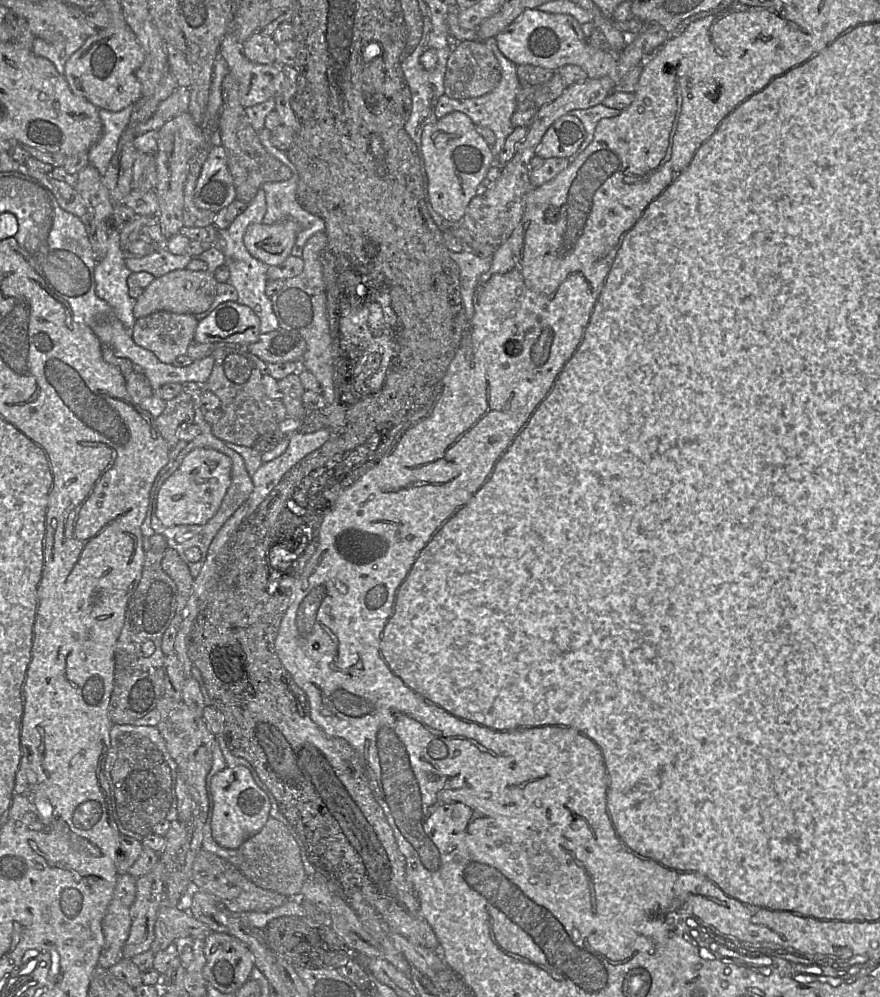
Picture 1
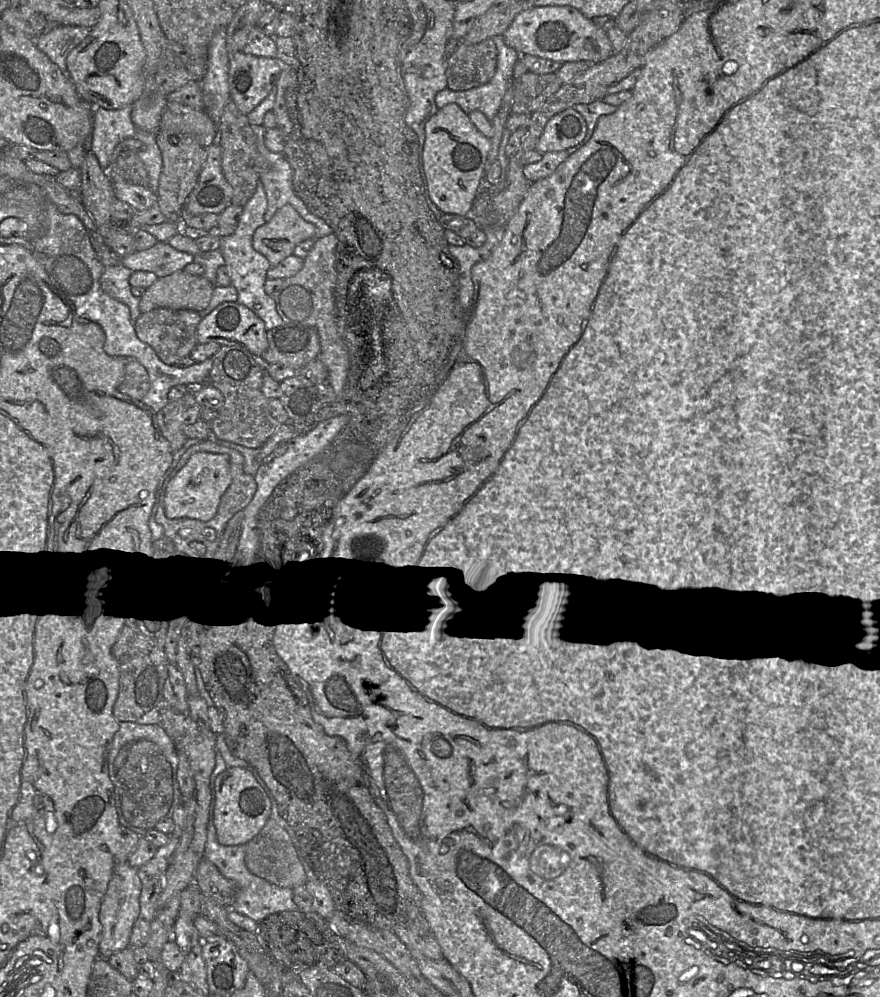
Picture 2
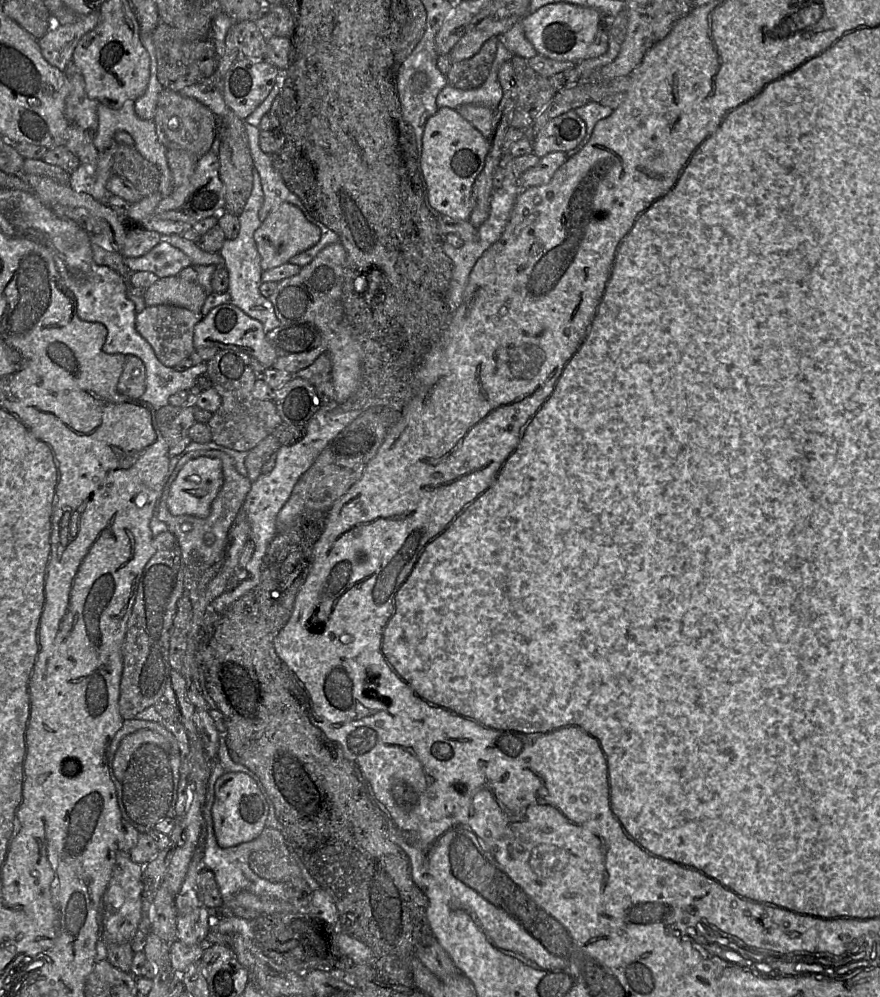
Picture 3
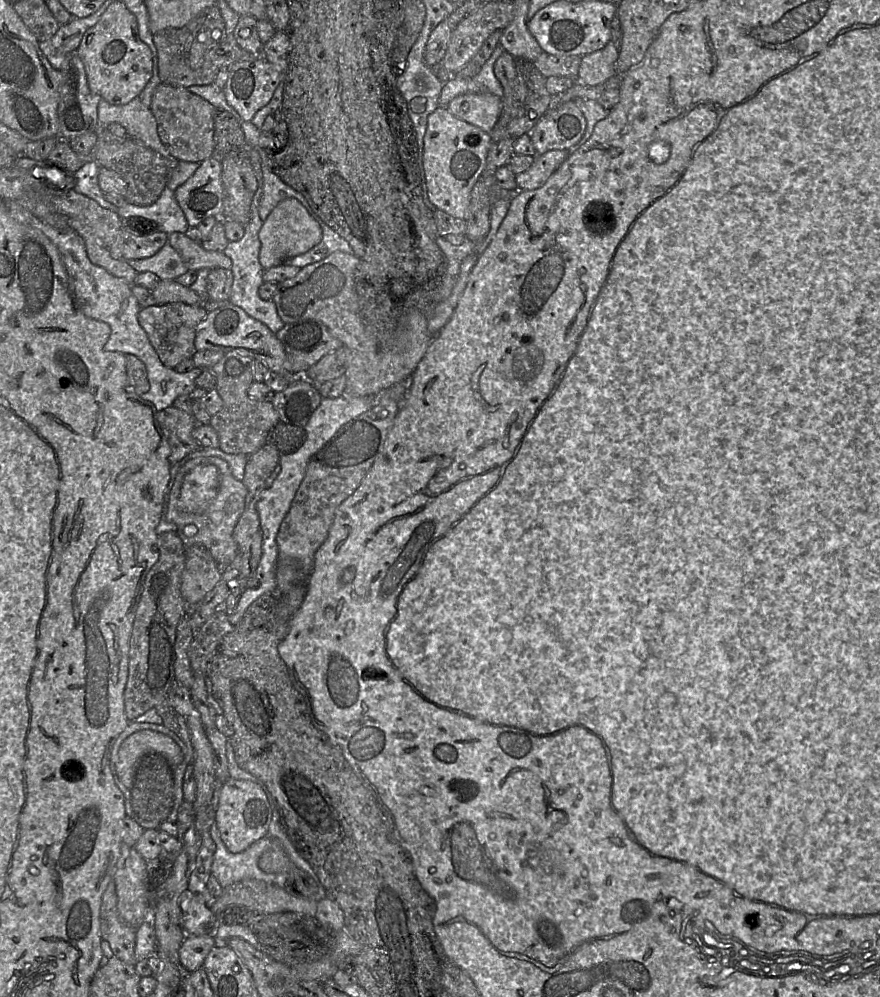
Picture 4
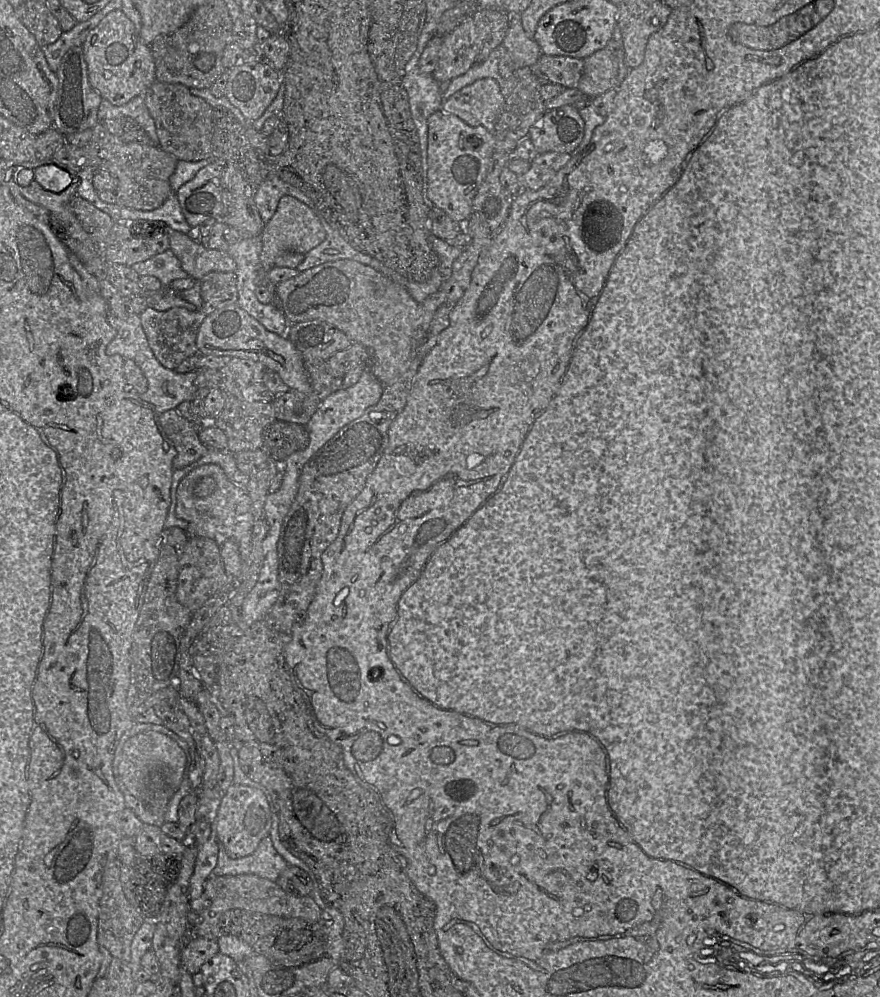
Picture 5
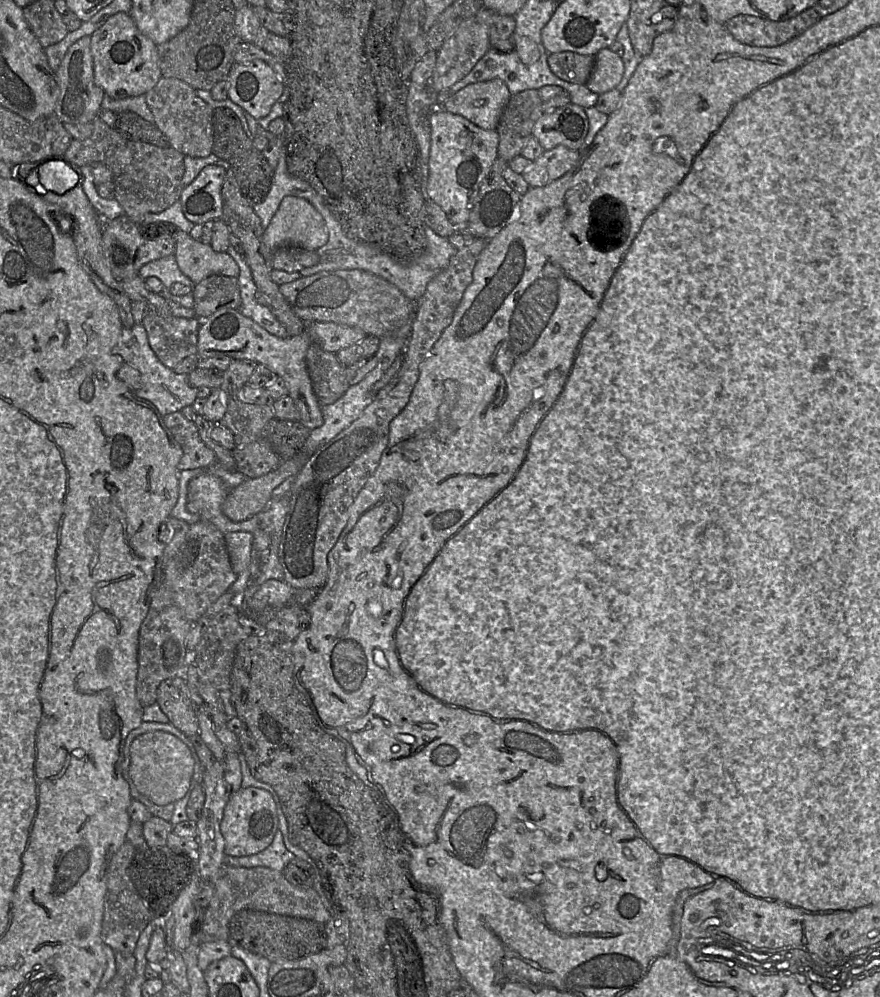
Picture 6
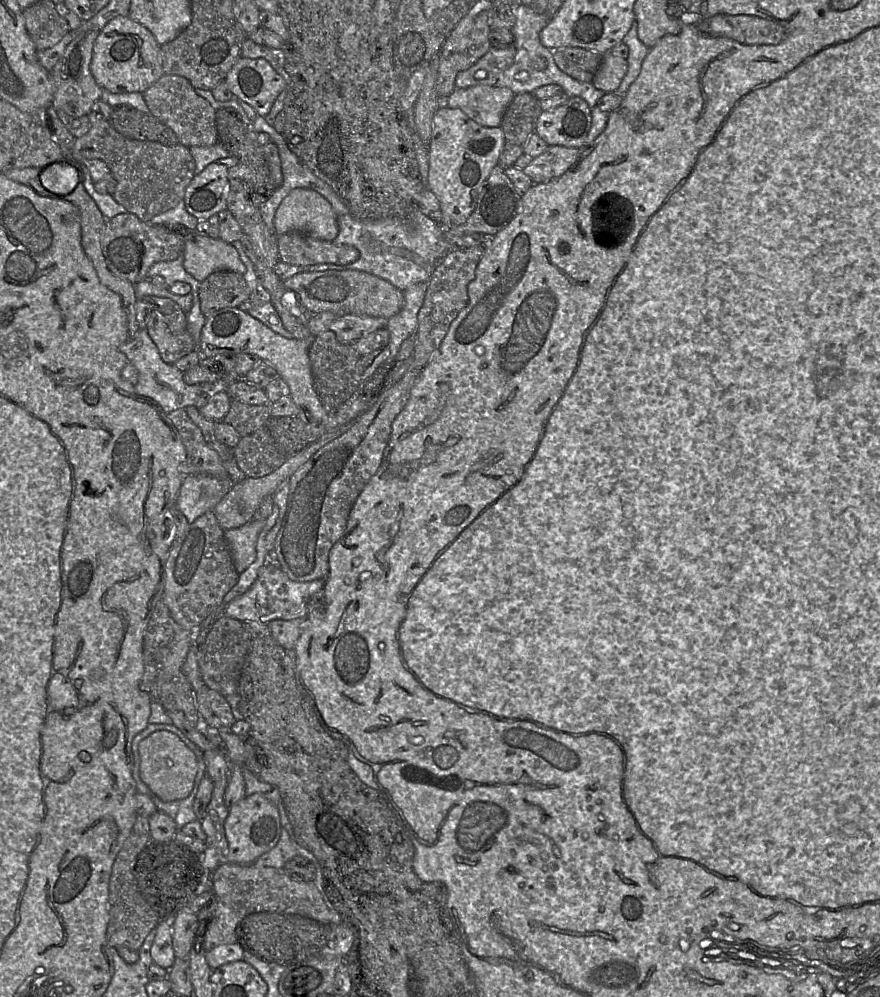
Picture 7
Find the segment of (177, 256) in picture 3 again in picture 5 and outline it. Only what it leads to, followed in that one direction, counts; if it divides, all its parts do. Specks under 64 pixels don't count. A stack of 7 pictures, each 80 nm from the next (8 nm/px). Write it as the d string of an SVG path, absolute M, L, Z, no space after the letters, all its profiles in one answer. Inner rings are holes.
M171 249L159 253L145 261L131 266L139 276L150 275L157 277L164 289L169 289L177 279L190 277L181 267L180 261Z

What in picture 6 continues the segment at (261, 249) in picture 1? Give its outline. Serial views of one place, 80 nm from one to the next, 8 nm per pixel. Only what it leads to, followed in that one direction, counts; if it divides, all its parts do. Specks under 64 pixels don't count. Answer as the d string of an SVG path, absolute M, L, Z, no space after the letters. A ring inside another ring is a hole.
M286 196L263 234L263 243L274 255L279 248L294 246L318 250L329 233L319 211L307 200Z

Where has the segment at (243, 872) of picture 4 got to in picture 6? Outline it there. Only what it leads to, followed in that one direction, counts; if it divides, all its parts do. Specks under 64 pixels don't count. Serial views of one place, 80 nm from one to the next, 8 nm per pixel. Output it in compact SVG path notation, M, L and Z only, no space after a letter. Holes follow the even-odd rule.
M277 831L273 841L264 850L249 856L234 857L225 854L224 864L232 867L267 867L282 871L295 858L285 846L283 835Z

